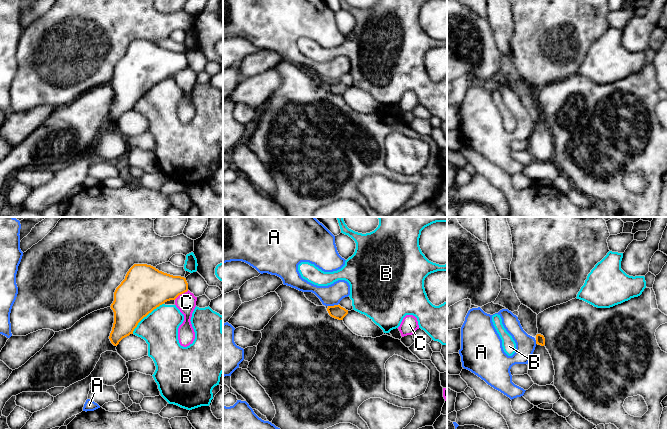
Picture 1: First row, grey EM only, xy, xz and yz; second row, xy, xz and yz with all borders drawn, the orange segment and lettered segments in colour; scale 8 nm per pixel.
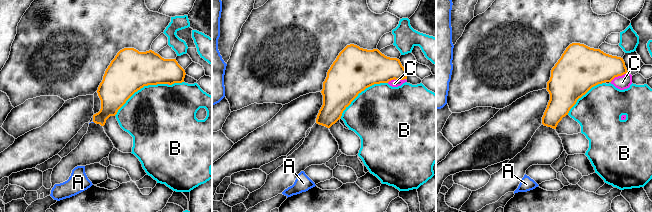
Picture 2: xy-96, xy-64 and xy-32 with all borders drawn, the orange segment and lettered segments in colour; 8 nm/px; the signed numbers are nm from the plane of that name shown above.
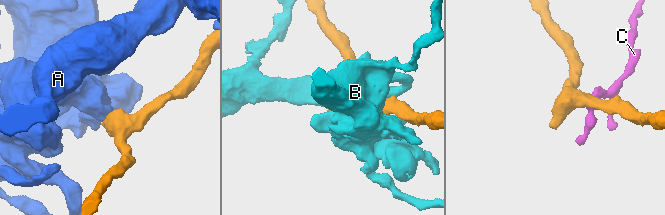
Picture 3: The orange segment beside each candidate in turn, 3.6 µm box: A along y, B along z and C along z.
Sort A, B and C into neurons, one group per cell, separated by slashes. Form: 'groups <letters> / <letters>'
groups A / B / C

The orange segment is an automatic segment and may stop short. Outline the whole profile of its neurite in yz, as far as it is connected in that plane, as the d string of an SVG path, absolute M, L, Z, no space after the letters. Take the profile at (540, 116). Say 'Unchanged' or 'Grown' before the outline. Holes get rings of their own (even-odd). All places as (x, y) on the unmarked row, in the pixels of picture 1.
Grown. M541 110L536 111L536 123L528 138L528 151L534 160L539 162L550 161L554 157L554 141L552 134L546 125L545 114Z

